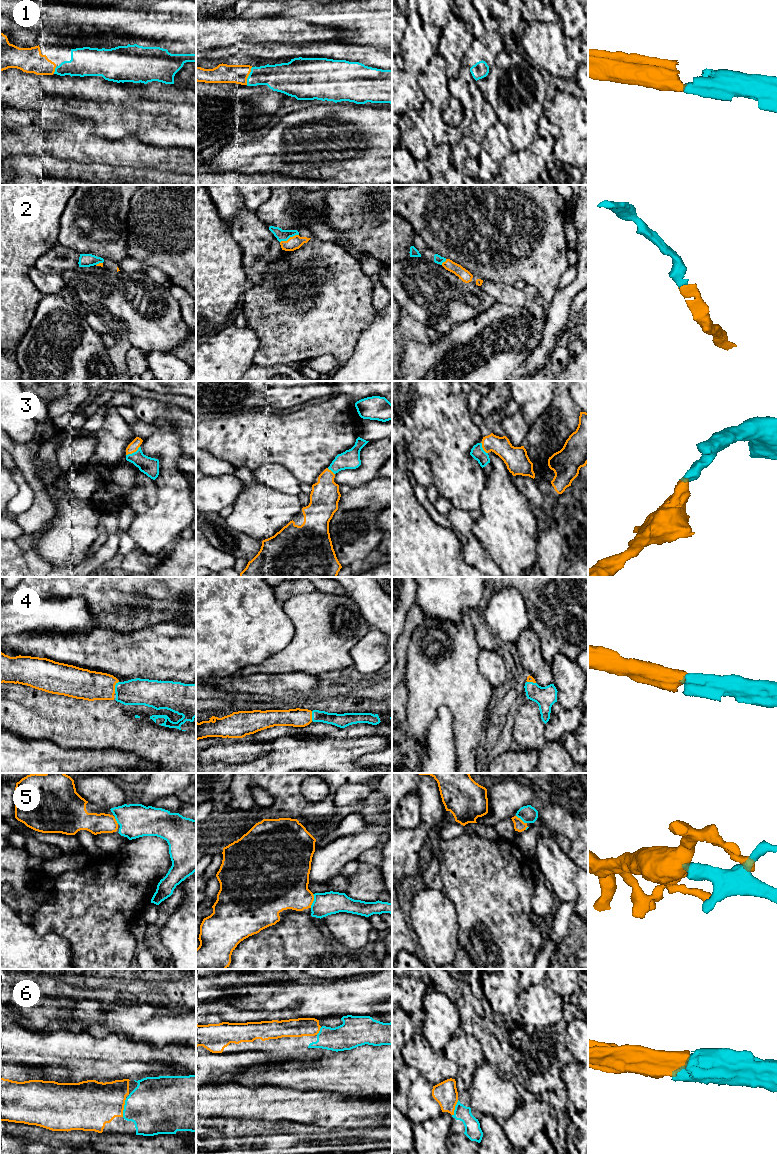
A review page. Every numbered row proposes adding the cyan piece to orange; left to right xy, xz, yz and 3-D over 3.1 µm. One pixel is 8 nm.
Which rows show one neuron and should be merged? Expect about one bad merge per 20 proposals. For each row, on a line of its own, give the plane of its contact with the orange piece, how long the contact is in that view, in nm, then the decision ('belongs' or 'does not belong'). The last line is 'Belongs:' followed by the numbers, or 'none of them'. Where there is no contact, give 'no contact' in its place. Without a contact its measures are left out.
1: contact in xz; length 150 nm; belongs
2: contact in xz; length 170 nm; belongs
3: contact in xy; length 130 nm; belongs
4: contact in xy; length 100 nm; belongs
5: contact in xz; length 110 nm; belongs
6: contact in xy; length 160 nm; belongs
Belongs: 1, 2, 3, 4, 5, 6

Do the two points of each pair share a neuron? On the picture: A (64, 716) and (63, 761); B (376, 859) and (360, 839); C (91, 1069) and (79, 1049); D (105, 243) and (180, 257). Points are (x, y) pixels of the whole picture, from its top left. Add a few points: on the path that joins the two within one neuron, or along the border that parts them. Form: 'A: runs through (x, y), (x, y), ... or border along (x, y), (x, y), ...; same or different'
A: border along (41, 739), (49, 739), (65, 748), (87, 748); different
B: border along (375, 846), (363, 851), (356, 859); different
C: border along (76, 1059), (106, 1060), (109, 1062); different
D: border along (126, 223), (127, 254), (129, 256); different

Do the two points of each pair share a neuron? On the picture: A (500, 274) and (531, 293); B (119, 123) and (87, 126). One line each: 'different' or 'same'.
A: different
B: different

